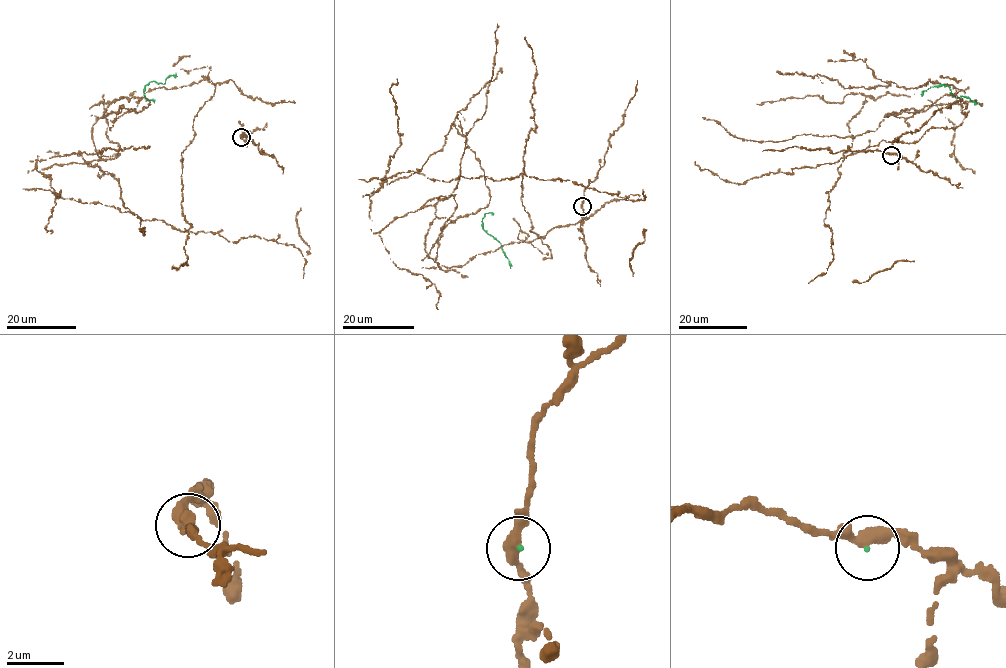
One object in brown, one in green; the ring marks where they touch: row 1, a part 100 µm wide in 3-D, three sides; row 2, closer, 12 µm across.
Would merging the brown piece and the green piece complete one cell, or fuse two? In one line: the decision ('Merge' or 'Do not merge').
Merge

